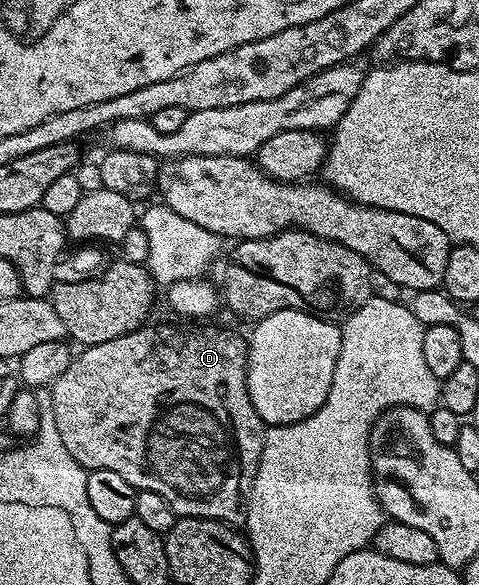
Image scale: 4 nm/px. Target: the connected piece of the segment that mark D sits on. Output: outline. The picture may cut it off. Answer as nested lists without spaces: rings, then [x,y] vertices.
[[[162,323],[159,327],[150,326],[143,325],[112,341],[82,347],[79,355],[77,352],[71,358],[68,369],[64,369],[64,373],[60,373],[60,377],[49,384],[51,411],[55,414],[55,430],[60,433],[60,441],[64,441],[64,449],[68,449],[68,453],[72,453],[72,457],[76,457],[76,461],[87,472],[112,469],[112,473],[120,473],[120,477],[124,477],[124,481],[128,481],[128,485],[132,485],[135,491],[160,493],[160,497],[164,497],[164,501],[172,505],[175,516],[183,519],[215,519],[231,525],[241,524],[264,445],[264,424],[252,405],[252,397],[246,384],[247,340],[243,336],[241,339],[234,331],[221,331],[218,327],[173,327],[170,323]]]

